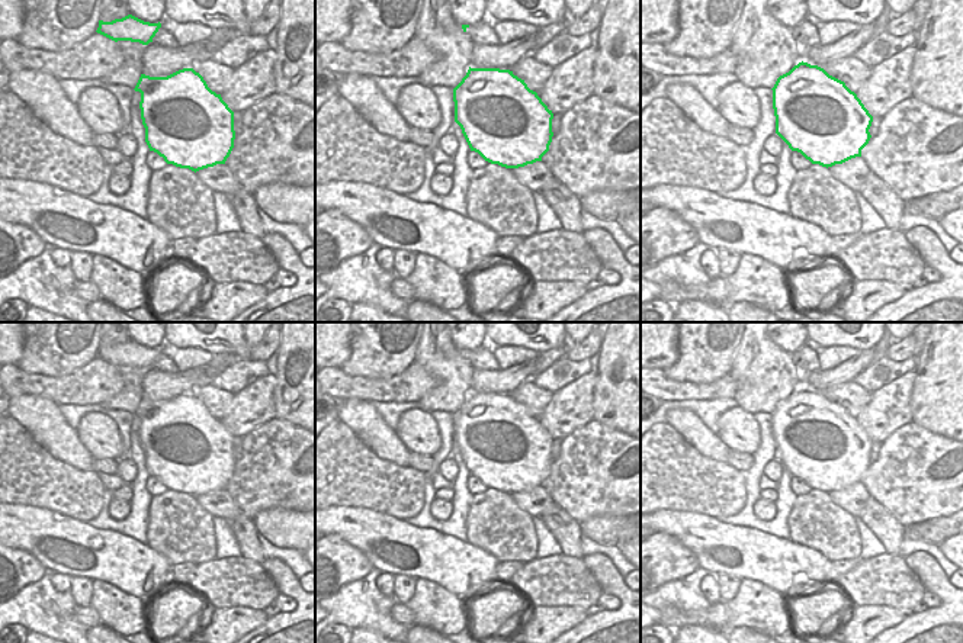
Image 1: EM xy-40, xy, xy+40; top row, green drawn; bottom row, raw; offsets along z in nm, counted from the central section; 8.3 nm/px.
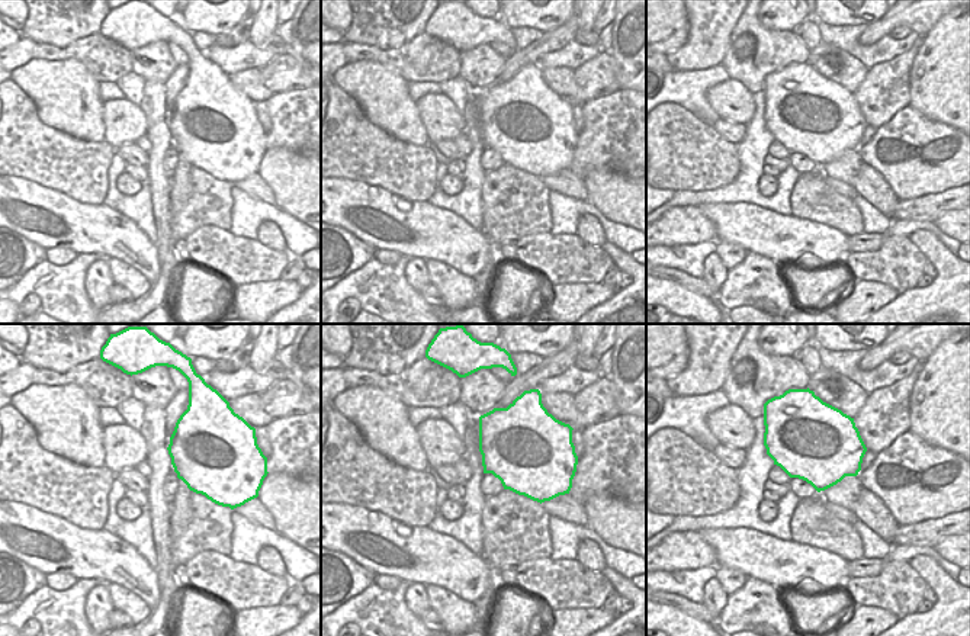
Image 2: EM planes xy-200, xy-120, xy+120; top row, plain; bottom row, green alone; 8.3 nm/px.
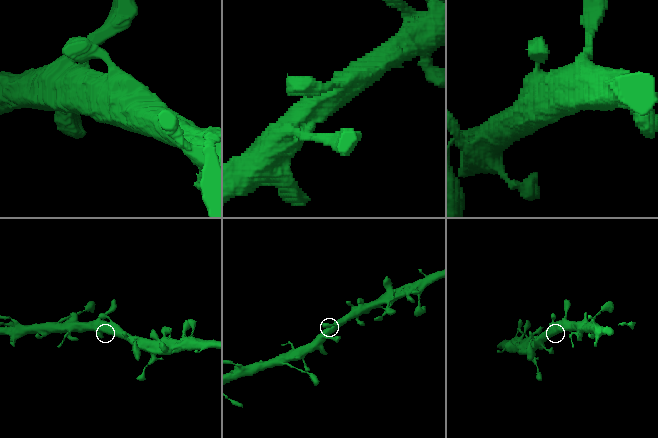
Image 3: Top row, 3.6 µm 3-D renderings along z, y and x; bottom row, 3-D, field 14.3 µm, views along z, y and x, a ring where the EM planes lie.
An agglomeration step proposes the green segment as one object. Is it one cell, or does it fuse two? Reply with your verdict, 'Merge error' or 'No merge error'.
No merge error.

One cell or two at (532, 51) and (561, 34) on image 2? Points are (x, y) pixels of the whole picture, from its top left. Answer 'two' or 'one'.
one

